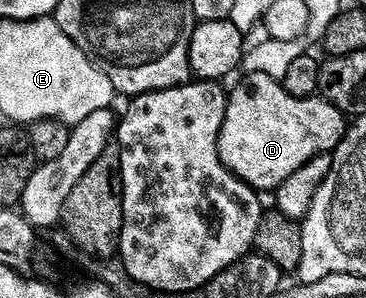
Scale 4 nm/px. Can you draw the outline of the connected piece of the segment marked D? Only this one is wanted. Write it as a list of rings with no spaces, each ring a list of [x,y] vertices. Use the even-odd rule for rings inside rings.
[[[246,74],[243,82],[229,91],[224,112],[224,124],[220,128],[218,151],[220,160],[241,180],[259,192],[277,191],[293,173],[303,168],[314,157],[333,155],[348,129],[348,118],[321,96],[297,99],[290,96],[279,79],[262,74]]]

